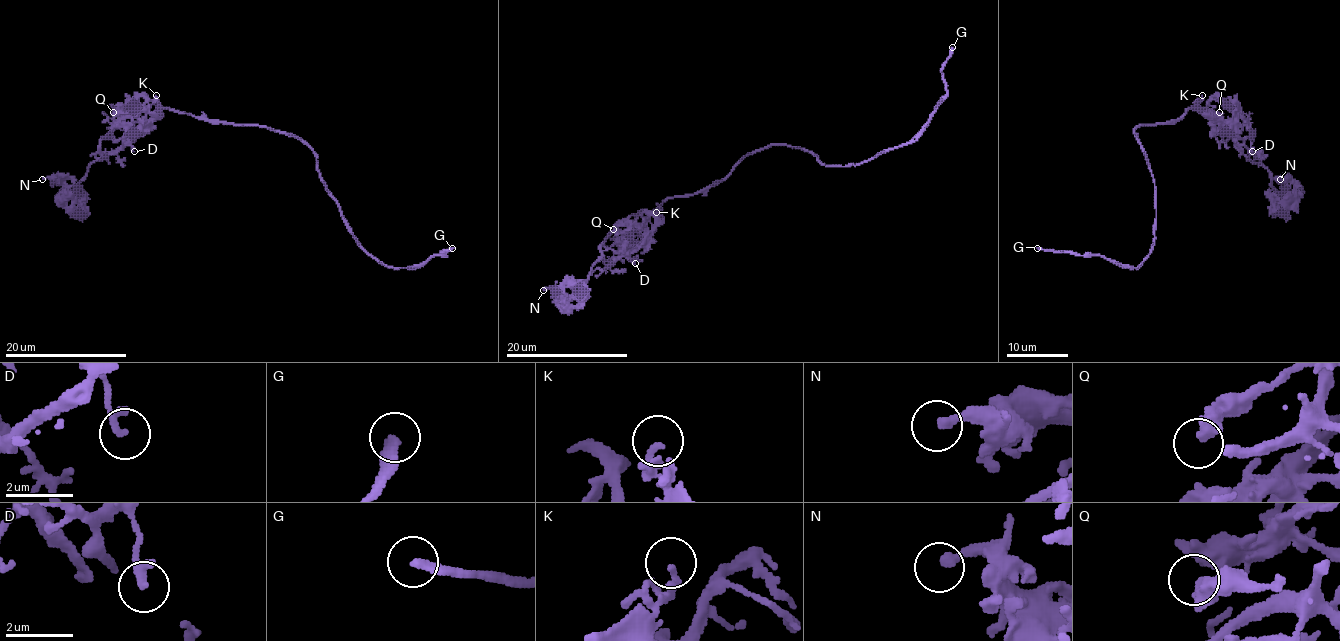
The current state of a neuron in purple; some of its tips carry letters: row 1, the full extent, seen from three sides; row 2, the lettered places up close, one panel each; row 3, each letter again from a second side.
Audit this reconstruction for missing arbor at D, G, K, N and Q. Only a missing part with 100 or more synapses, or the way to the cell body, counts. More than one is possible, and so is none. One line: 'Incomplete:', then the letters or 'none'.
Incomplete: G

